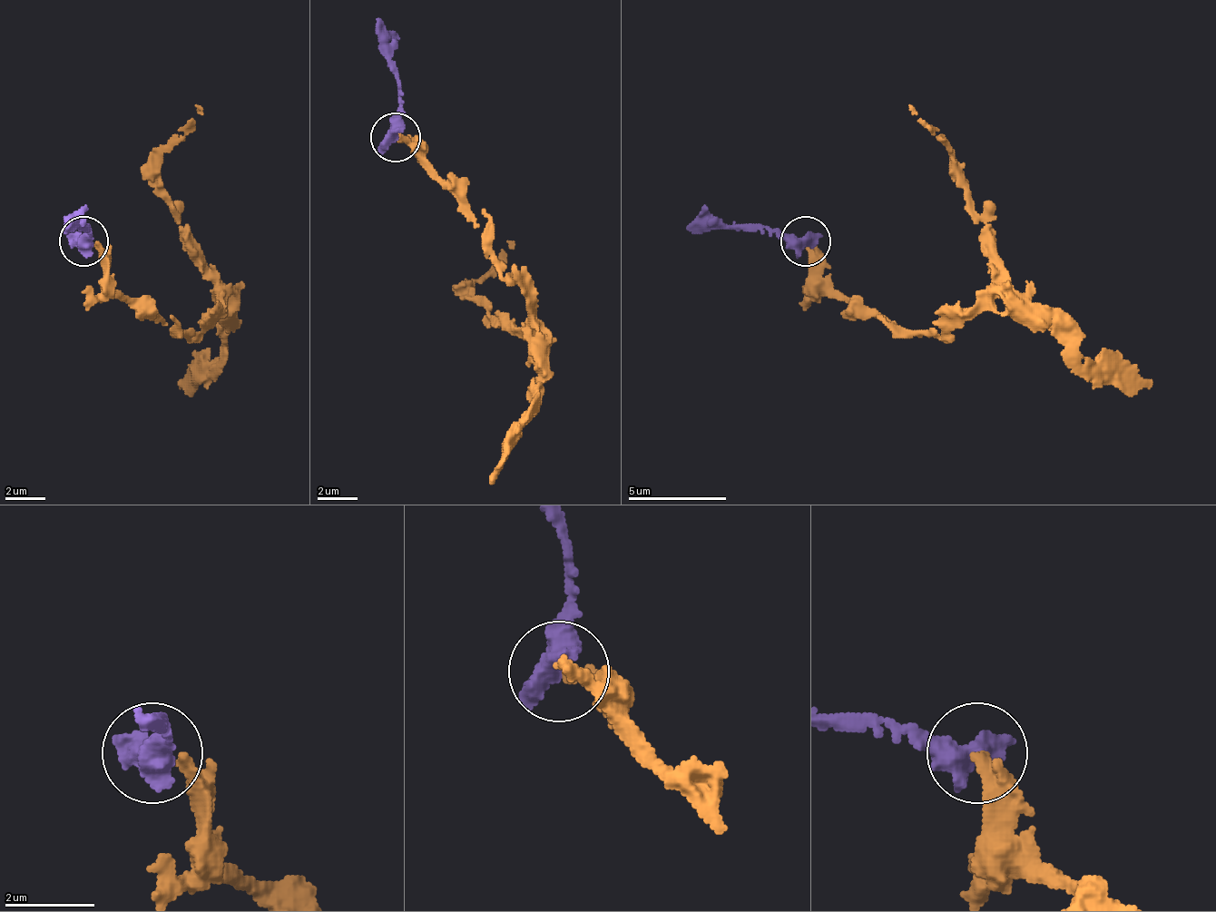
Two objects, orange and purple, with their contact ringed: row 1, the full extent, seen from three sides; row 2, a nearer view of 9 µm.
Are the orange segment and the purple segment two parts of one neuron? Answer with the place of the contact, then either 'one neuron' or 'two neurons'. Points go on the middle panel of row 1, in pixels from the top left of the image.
(395, 137) | one neuron

